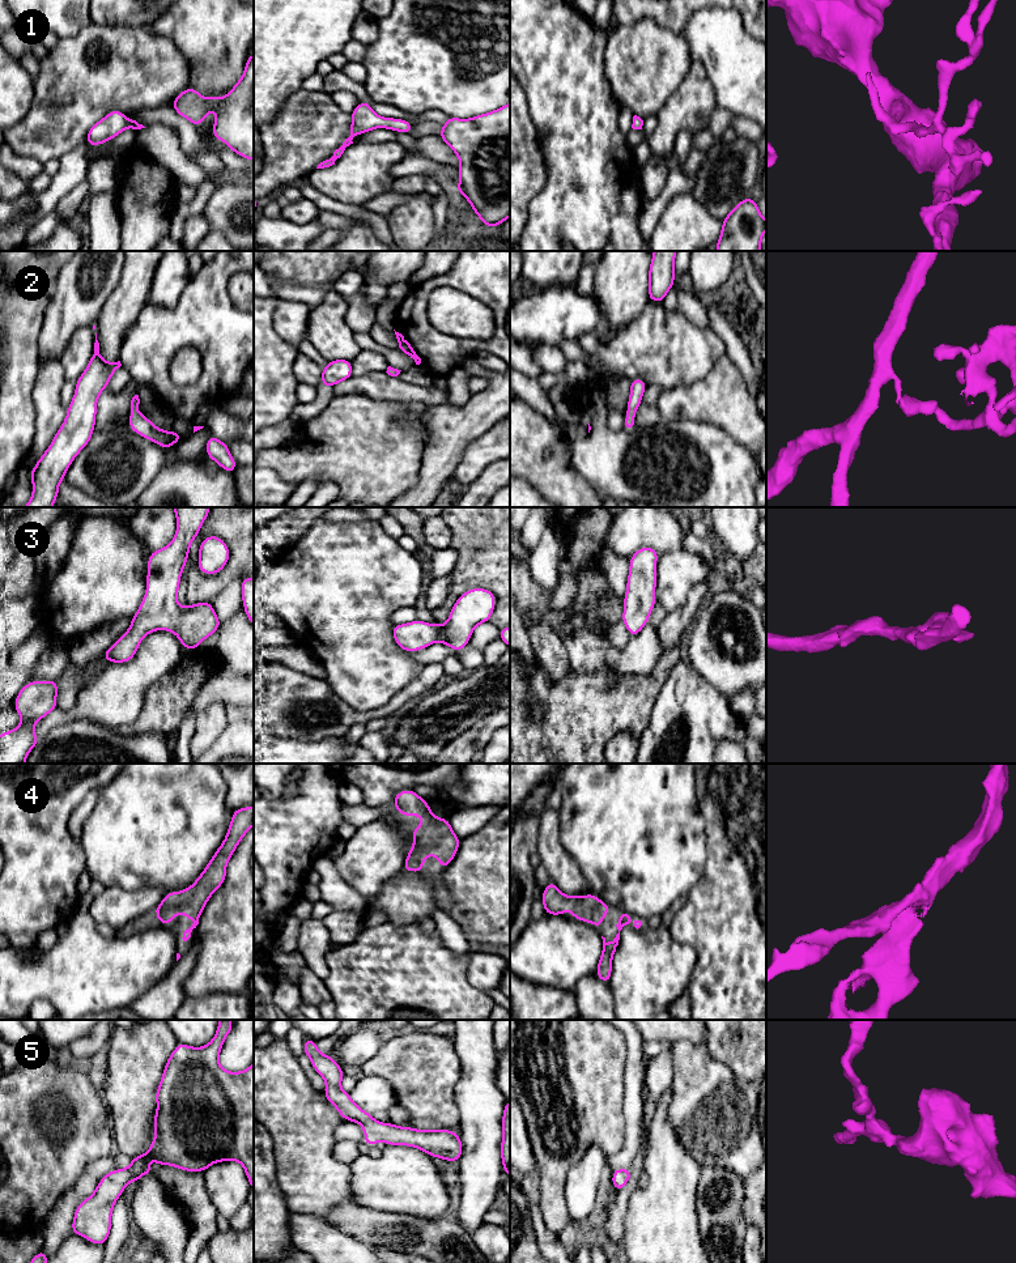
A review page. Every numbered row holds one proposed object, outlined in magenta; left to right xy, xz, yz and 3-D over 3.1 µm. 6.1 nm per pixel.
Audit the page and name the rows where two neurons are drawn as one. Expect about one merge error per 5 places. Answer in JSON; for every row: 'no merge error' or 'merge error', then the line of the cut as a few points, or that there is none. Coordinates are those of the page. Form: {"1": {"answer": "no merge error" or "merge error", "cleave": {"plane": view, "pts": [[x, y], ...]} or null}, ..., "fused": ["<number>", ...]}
{"1": {"answer": "no merge error", "cleave": null}, "2": {"answer": "no merge error", "cleave": null}, "3": {"answer": "no merge error", "cleave": null}, "4": {"answer": "no merge error", "cleave": null}, "5": {"answer": "no merge error", "cleave": null}, "fused": []}

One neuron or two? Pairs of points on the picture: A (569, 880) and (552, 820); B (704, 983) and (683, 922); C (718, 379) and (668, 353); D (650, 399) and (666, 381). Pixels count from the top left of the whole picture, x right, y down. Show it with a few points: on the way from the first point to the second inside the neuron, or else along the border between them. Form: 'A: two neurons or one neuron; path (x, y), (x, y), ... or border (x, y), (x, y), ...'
A: one neuron; path (560, 866), (551, 851), (551, 834)
B: one neuron; path (705, 968), (705, 944), (698, 938)
C: two neurons; border (725, 353), (701, 378), (679, 386)
D: two neurons; border (646, 385), (654, 385), (660, 390)

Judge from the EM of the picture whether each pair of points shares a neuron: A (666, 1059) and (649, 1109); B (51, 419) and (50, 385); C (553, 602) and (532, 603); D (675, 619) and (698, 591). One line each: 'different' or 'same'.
A: same
B: same
C: same
D: same

